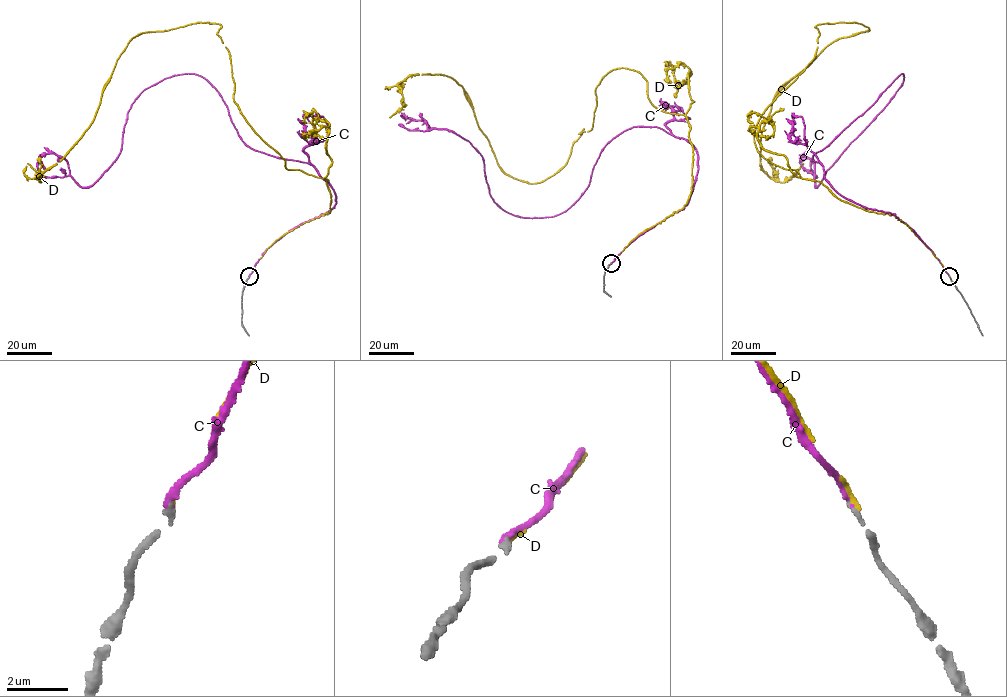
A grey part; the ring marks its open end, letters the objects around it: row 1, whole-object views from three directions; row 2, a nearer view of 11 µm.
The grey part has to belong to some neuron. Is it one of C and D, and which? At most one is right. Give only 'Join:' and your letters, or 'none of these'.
Join: C

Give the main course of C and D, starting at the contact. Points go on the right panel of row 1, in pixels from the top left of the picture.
C: (949, 276), (905, 223), (839, 194), (812, 158), (903, 74), (898, 91), (816, 187), (805, 153), (804, 171)
D: (949, 276), (894, 215), (756, 147), (817, 25), (866, 26), (775, 96), (760, 167), (785, 182), (803, 163)

